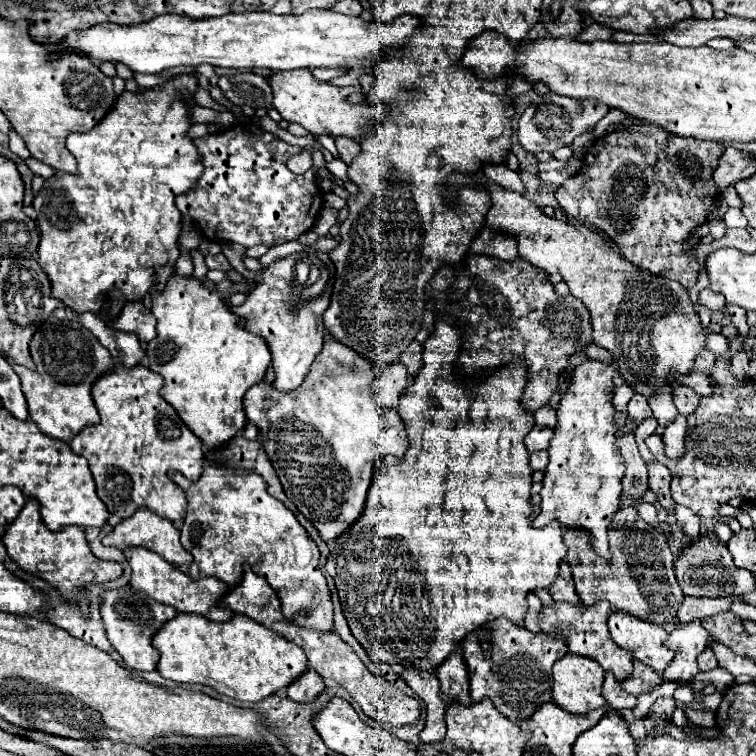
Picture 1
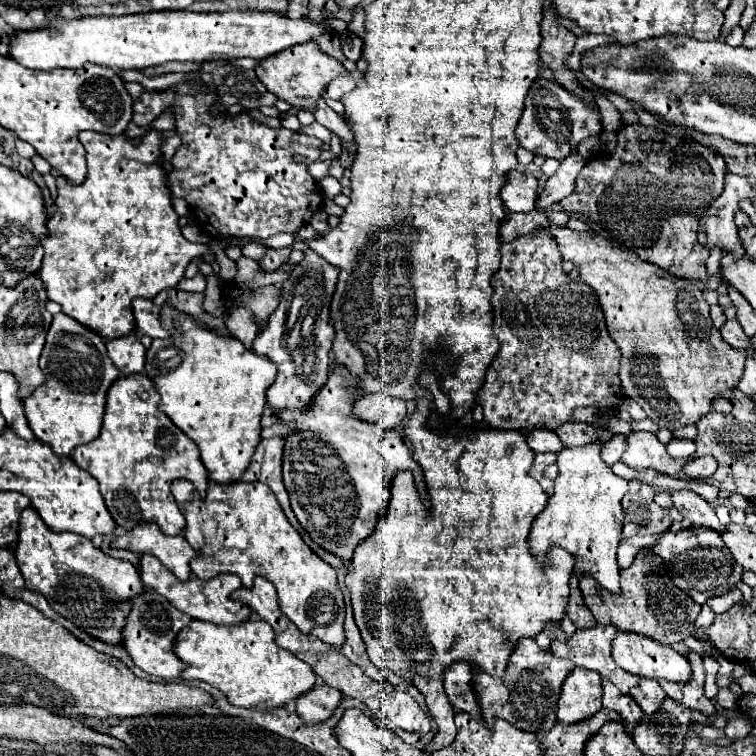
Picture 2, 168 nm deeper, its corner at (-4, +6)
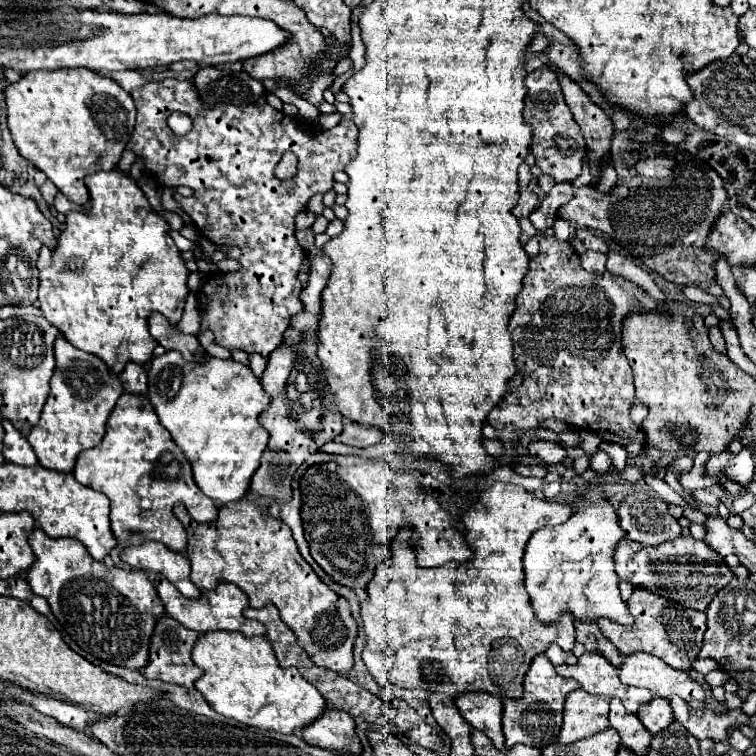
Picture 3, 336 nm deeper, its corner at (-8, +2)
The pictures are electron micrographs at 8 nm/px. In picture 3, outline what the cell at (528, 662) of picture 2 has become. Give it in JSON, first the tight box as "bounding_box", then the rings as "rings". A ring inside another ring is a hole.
{"bounding_box":[502,656,576,748],"rings":[[[536,656],[528,678],[524,680],[524,698],[520,702],[502,702],[504,704],[504,736],[506,736],[506,748],[512,748],[516,744],[530,744],[530,746],[544,746],[554,742],[554,732],[562,726],[562,712],[564,712],[564,700],[568,692],[576,690],[576,682],[560,678],[552,666],[552,662],[546,656]]]}

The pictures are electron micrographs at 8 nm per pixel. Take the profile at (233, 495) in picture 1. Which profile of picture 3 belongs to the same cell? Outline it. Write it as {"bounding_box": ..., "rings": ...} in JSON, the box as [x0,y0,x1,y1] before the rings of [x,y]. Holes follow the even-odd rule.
{"bounding_box":[172,498,358,674],"rings":[[[242,498],[240,502],[222,506],[216,522],[212,522],[212,526],[200,526],[196,520],[192,520],[192,516],[188,514],[188,510],[184,510],[184,506],[174,506],[172,512],[182,522],[182,526],[188,534],[186,556],[192,562],[190,578],[200,590],[214,590],[220,582],[236,584],[242,592],[248,594],[252,608],[258,610],[258,608],[264,608],[266,604],[274,604],[280,610],[282,622],[290,626],[290,630],[298,638],[298,644],[304,648],[304,652],[312,658],[312,662],[316,666],[328,668],[336,674],[346,674],[352,670],[352,664],[354,664],[352,648],[354,648],[354,640],[358,634],[358,626],[350,614],[348,600],[334,594],[316,576],[316,572],[310,568],[310,564],[300,556],[290,528],[284,522],[272,518],[266,506],[256,506],[254,500]]]}

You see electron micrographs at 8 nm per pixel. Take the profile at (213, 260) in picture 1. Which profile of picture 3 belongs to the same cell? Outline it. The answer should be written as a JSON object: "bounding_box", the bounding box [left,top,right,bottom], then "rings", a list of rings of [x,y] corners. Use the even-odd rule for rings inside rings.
{"bounding_box":[36,170,188,374],"rings":[[[120,170],[96,172],[86,178],[86,184],[90,190],[90,212],[70,212],[56,250],[40,250],[36,262],[40,280],[38,302],[42,316],[56,326],[72,346],[98,356],[112,374],[120,374],[128,362],[144,366],[152,358],[152,350],[156,348],[156,340],[148,332],[152,312],[160,312],[174,326],[180,322],[188,296],[188,292],[184,292],[188,270],[168,234],[168,224],[154,214],[132,178]]]}

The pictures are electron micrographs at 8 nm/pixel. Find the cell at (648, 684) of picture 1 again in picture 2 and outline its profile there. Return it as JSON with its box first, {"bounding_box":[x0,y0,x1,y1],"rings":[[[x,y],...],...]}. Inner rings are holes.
{"bounding_box":[630,678,666,716],"rings":[[[640,678],[640,684],[634,690],[630,690],[630,696],[640,704],[640,708],[648,716],[654,714],[660,708],[662,700],[666,698],[660,684],[656,680],[652,680],[652,678]]]}

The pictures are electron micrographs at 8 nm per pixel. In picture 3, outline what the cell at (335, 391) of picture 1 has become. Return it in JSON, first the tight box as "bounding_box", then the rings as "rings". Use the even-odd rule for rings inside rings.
{"bounding_box":[300,456,472,590],"rings":[[[338,456],[328,464],[310,466],[300,480],[300,490],[304,534],[312,558],[334,582],[350,590],[366,590],[380,562],[390,558],[390,546],[402,528],[414,532],[408,542],[416,550],[420,568],[472,558],[472,548],[458,532],[454,518],[436,498],[416,490],[412,470],[392,470],[386,462],[360,456]]]}

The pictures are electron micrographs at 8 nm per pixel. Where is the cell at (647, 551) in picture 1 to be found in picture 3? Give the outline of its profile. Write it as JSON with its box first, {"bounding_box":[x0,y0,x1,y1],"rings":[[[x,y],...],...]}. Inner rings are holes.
{"bounding_box":[596,590,706,672],"rings":[[[634,590],[632,598],[628,600],[630,614],[634,616],[634,626],[616,626],[614,622],[596,622],[602,634],[624,654],[636,654],[636,652],[648,652],[652,656],[658,656],[668,666],[690,672],[692,662],[698,658],[698,652],[702,648],[702,636],[706,630],[706,612],[698,612],[692,608],[684,608],[680,604],[668,602],[666,598],[652,594],[648,590]]]}

